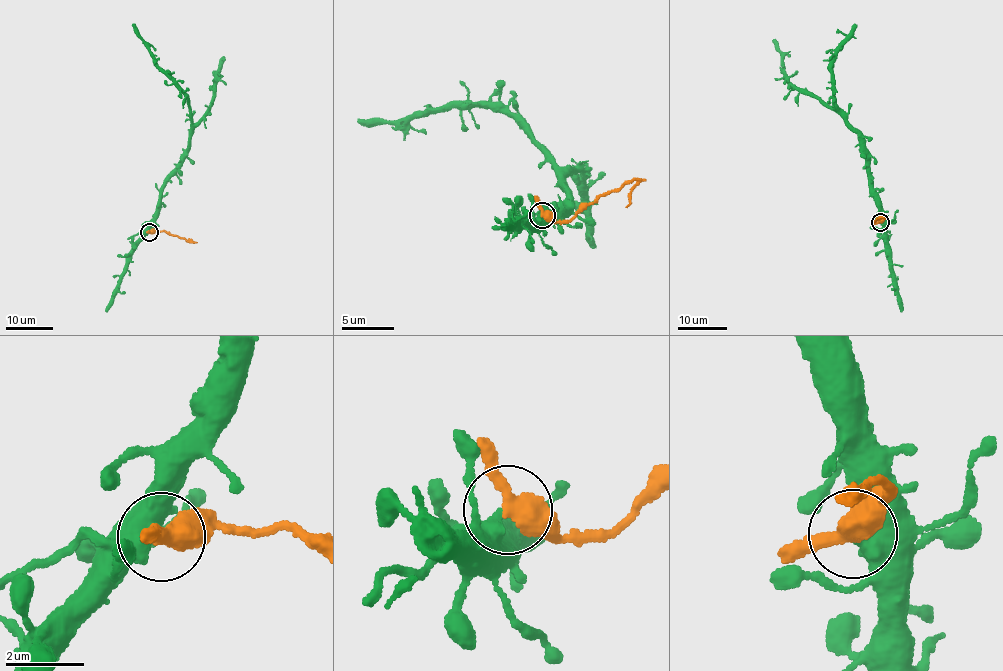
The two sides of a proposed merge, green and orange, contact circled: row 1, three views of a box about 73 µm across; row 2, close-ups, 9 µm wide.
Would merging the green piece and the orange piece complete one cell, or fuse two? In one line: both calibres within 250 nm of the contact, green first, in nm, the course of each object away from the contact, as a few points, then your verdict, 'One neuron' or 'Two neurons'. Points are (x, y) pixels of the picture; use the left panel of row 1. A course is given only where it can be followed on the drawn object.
Thickness 420 nm (green) against 480 nm. Course of green: (149, 232), (147, 225), (160, 200), (162, 185), (186, 152), (193, 121), (181, 90), (157, 64), (134, 23). Course of orange: (149, 232), (162, 231), (190, 241), (186, 241). Two neurons

